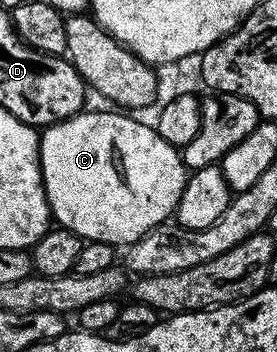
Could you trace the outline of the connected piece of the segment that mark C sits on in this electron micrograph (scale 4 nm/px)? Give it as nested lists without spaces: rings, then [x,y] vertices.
[[[85,109],[80,112],[79,115],[72,115],[68,119],[63,119],[60,123],[53,123],[50,127],[43,128],[42,134],[40,135],[40,168],[42,169],[42,181],[44,182],[44,192],[46,193],[46,201],[48,202],[48,207],[52,211],[52,219],[55,220],[59,226],[64,227],[67,231],[73,231],[75,235],[79,237],[79,239],[85,240],[90,243],[111,243],[113,245],[127,245],[129,243],[133,243],[134,241],[138,241],[146,234],[148,231],[153,231],[156,227],[160,226],[161,223],[167,223],[169,220],[173,218],[176,214],[176,206],[178,205],[178,201],[182,197],[182,189],[186,185],[186,181],[189,177],[189,170],[184,165],[184,161],[181,155],[181,152],[177,150],[177,148],[172,147],[166,141],[162,141],[162,137],[158,132],[156,132],[155,126],[149,125],[148,127],[144,123],[139,123],[139,118],[133,117],[128,113],[121,113],[116,109],[108,109],[112,111],[91,111],[91,109]]]

